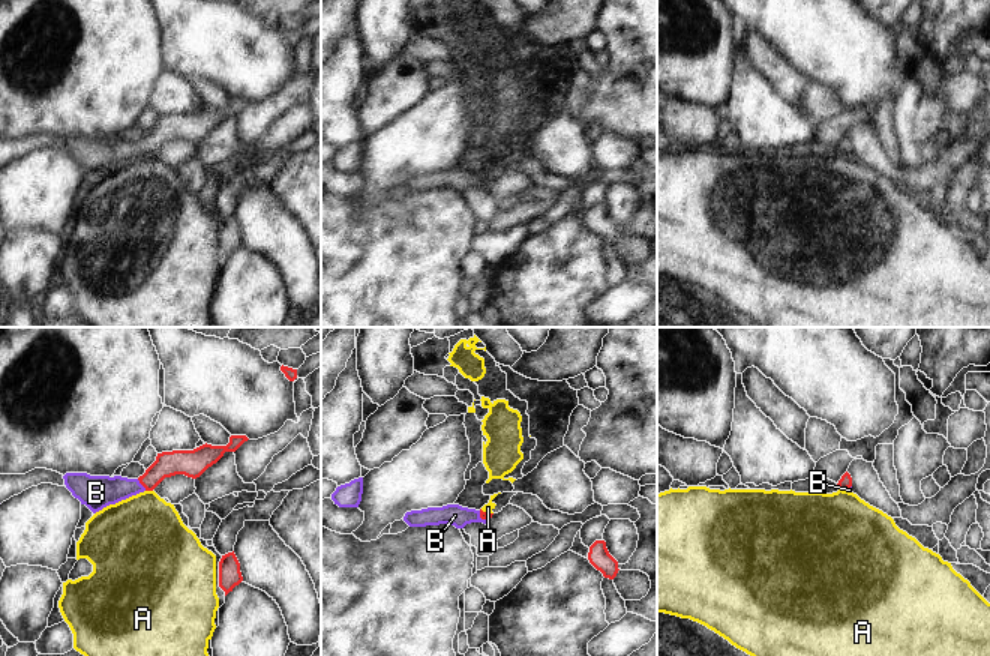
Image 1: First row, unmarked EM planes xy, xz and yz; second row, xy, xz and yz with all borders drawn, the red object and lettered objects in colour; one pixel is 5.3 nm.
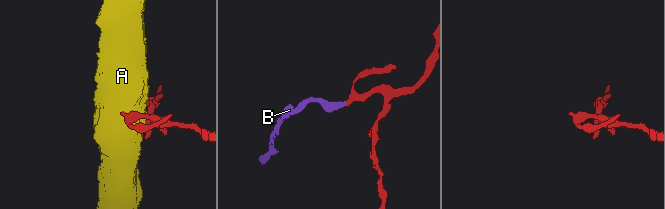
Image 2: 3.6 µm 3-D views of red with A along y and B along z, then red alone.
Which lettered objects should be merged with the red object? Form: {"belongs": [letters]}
{"belongs": ["B"]}

